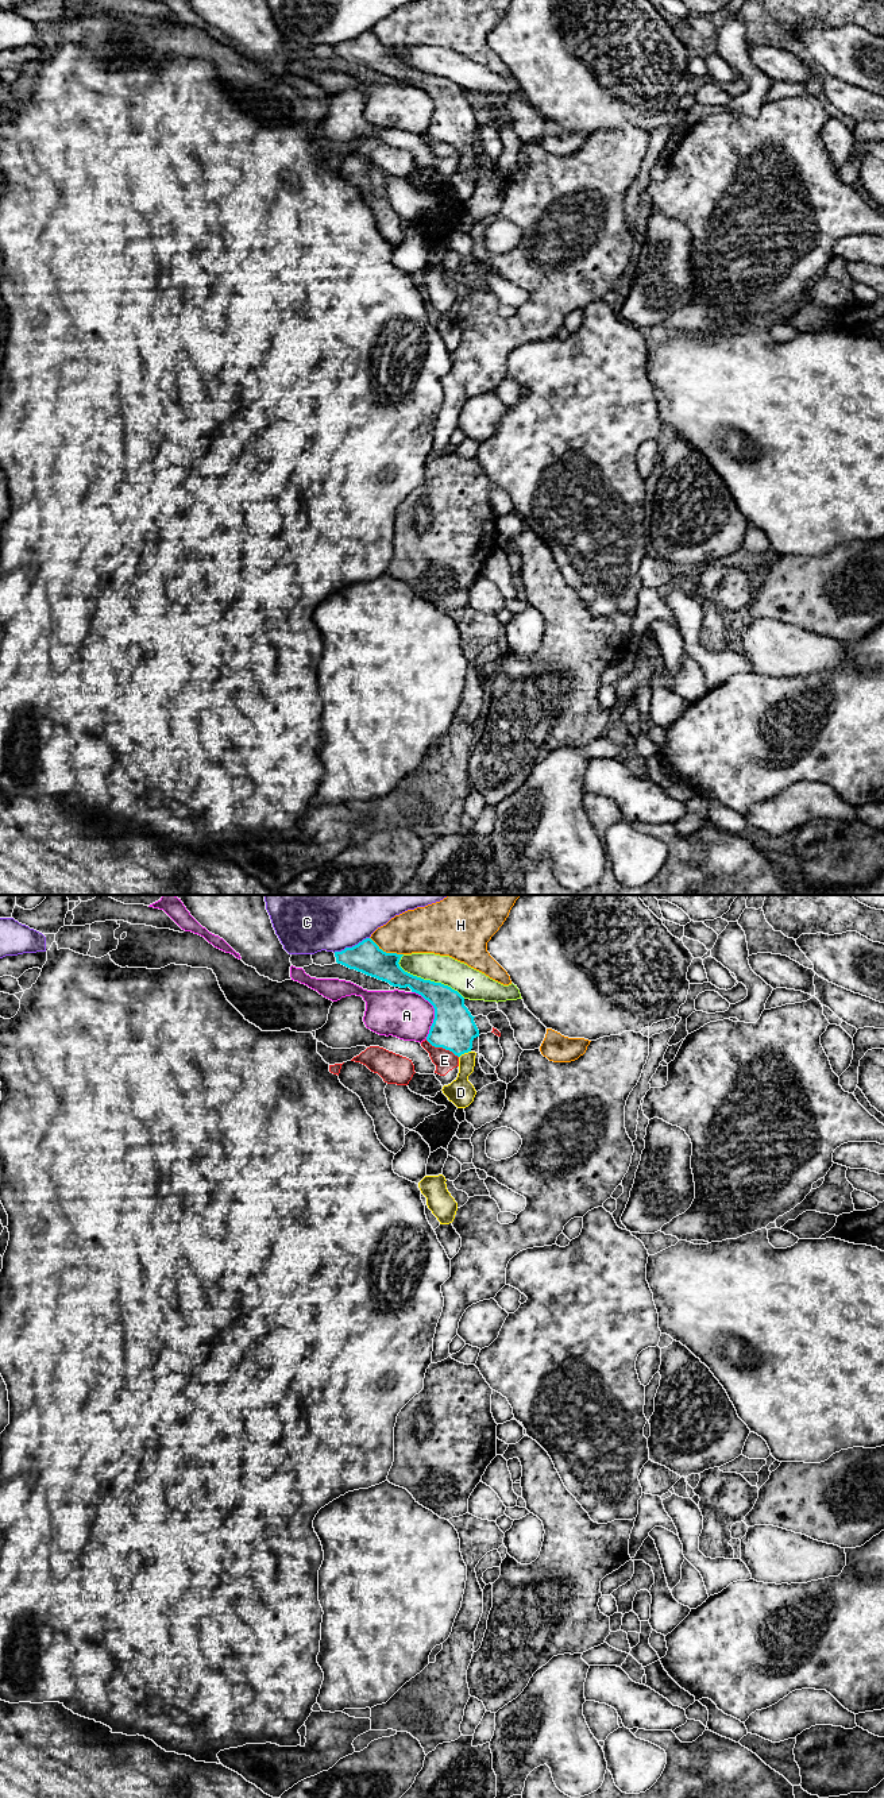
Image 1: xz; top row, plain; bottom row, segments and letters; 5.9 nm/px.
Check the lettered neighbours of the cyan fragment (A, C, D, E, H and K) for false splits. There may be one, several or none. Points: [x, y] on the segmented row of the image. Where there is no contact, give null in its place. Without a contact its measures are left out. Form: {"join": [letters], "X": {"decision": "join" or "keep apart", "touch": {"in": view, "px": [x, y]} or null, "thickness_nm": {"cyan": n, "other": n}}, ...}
{"join": ["D"], "A": {"decision": "keep apart", "touch": {"in": "xz", "px": [435, 1013]}, "thickness_nm": {"cyan": 260, "other": 280}}, "C": {"decision": "keep apart", "touch": {"in": "xz", "px": [352, 946]}, "thickness_nm": {"cyan": 190, "other": 480}}, "D": {"decision": "join", "touch": {"in": "xz", "px": [464, 1052]}, "thickness_nm": {"cyan": 260, "other": 160}}, "E": {"decision": "keep apart", "touch": {"in": "xz", "px": [442, 1046]}, "thickness_nm": {"cyan": 260, "other": 130}}, "H": {"decision": "keep apart", "touch": {"in": "xz", "px": [385, 952]}, "thickness_nm": {"cyan": 190, "other": 260}}, "K": {"decision": "keep apart", "touch": {"in": "xz", "px": [428, 980]}, "thickness_nm": {"cyan": 200, "other": 180}}}

